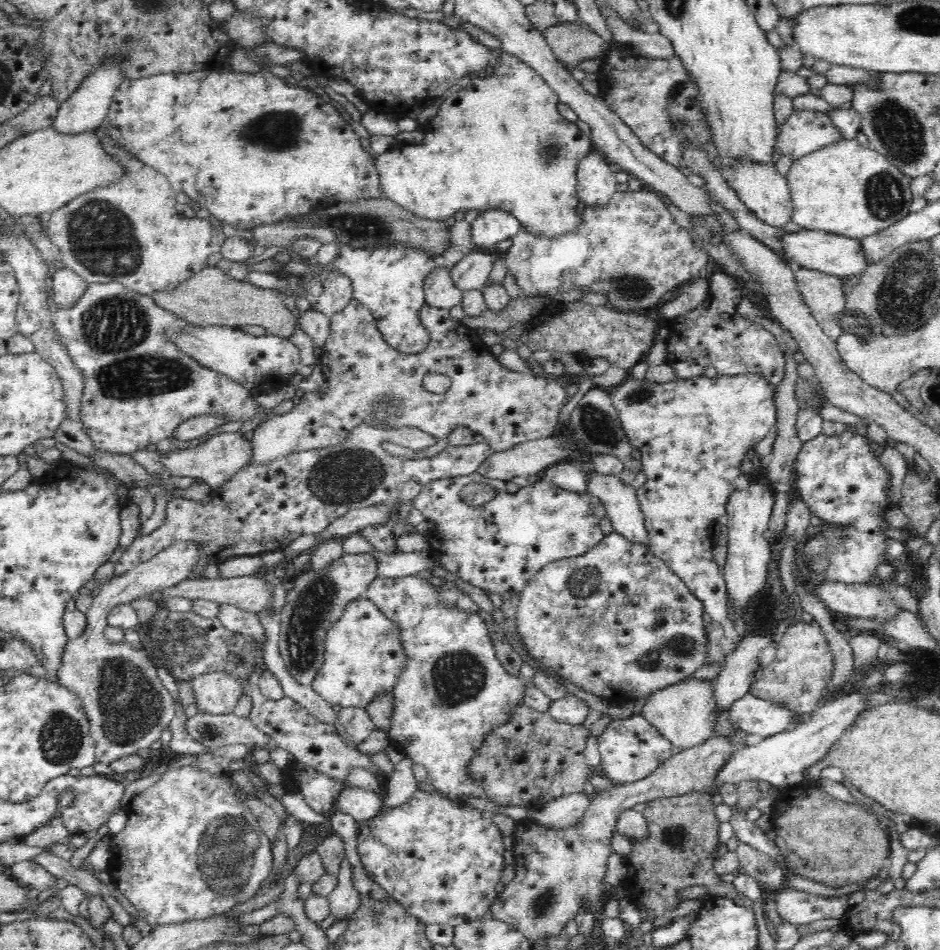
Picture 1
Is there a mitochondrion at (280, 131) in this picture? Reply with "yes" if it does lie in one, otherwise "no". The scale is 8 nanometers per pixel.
yes

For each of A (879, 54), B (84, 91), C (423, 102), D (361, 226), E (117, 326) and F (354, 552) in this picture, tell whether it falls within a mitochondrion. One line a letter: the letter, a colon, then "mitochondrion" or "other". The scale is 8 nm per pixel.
A: other
B: other
C: other
D: mitochondrion
E: mitochondrion
F: other

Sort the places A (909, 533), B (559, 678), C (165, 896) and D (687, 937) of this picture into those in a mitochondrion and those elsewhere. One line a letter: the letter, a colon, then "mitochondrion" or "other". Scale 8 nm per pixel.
A: other
B: other
C: other
D: other

